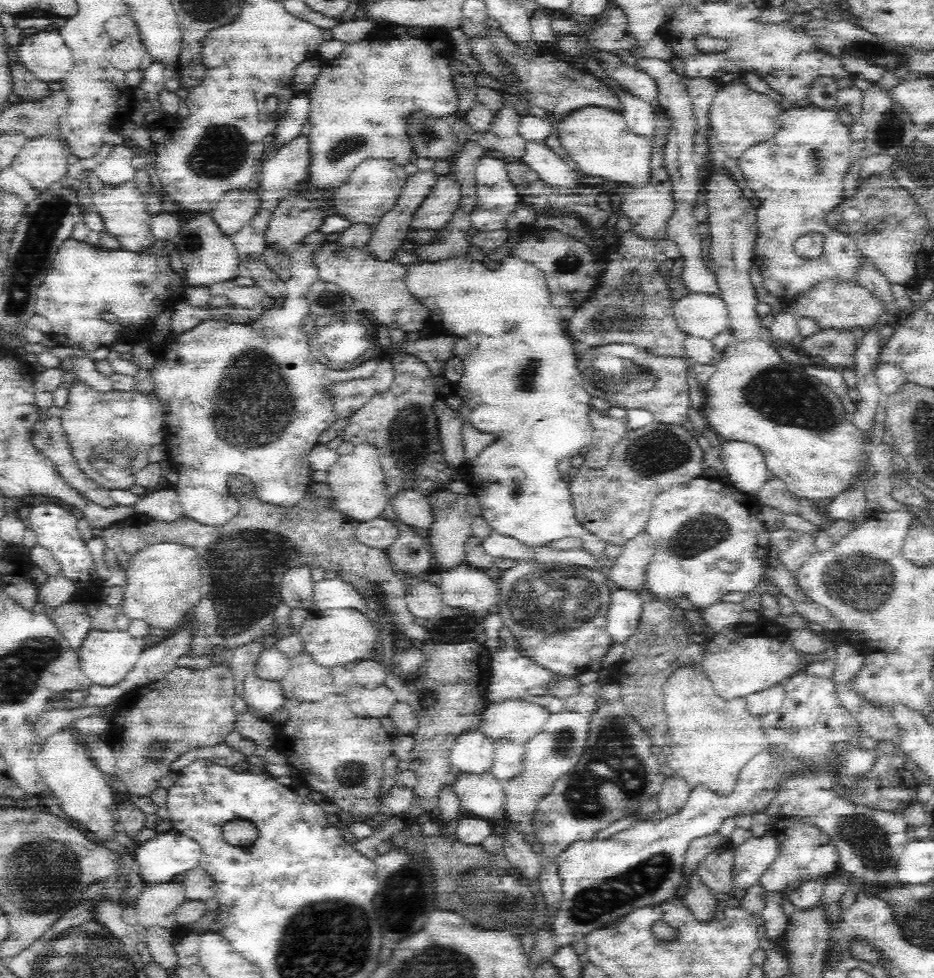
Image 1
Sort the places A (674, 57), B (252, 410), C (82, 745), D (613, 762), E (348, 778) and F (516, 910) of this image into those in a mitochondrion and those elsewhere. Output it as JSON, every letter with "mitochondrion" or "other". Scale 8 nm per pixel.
{"A":"other","B":"mitochondrion","C":"other","D":"mitochondrion","E":"mitochondrion","F":"mitochondrion"}

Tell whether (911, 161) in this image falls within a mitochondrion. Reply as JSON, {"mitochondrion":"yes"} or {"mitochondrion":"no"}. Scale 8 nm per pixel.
{"mitochondrion":"yes"}

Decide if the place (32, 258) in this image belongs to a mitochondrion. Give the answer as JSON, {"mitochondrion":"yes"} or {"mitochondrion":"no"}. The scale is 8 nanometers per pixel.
{"mitochondrion":"yes"}

